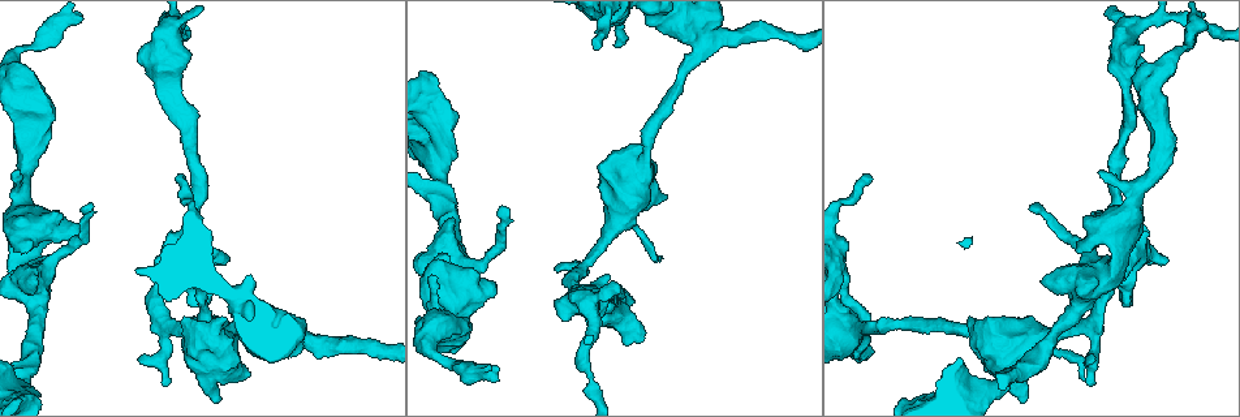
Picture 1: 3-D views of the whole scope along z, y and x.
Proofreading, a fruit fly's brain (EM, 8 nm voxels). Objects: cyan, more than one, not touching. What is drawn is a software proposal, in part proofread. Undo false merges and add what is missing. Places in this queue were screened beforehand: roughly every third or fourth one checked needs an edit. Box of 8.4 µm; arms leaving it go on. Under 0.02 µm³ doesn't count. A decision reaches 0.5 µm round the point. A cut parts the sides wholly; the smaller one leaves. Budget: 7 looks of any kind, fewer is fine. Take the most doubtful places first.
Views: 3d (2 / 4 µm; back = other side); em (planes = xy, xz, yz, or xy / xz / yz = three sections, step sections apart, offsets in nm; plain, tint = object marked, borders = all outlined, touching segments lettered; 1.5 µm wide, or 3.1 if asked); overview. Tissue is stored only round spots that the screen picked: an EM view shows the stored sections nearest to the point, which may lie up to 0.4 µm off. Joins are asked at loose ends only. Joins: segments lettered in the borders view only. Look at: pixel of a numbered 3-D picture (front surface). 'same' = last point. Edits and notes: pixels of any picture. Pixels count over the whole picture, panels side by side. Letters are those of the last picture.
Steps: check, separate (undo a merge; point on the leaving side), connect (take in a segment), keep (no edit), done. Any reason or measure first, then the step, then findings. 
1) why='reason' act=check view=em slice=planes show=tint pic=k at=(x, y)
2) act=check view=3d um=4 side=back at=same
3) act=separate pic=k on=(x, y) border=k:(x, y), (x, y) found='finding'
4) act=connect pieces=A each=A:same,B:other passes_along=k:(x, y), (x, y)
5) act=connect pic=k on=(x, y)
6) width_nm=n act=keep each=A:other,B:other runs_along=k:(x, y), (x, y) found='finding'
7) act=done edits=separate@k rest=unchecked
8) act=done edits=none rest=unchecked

why='small branch off a trunk' act=check view=em slice=yz step=4 show=plain pic=1 at=(703, 45)

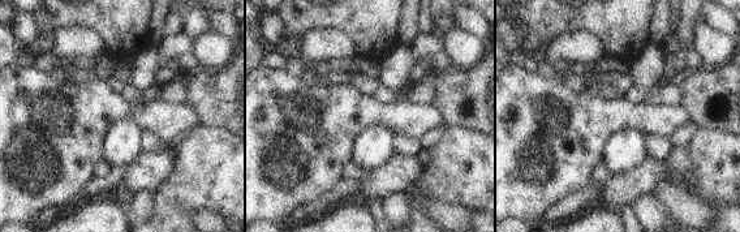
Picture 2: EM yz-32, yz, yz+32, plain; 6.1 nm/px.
act=check view=em slice=yz step=4 show=tint at=same

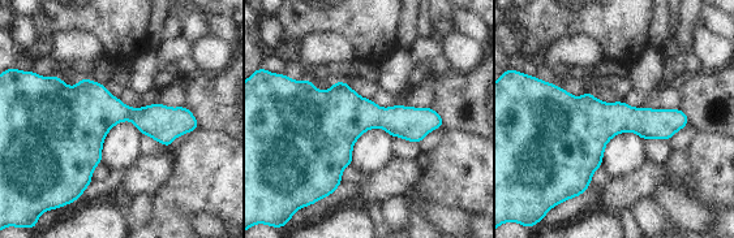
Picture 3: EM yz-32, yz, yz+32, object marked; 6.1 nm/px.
act=check view=em slice=yz step=4 show=borders at=same

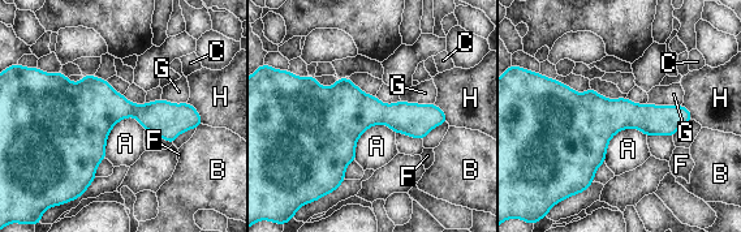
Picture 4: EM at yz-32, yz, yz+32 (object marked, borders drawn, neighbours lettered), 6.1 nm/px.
act=keep each=A:other,B:other,C:other,F:other,G:other,H:other border=4:(134, 116), (113, 125), (104, 158) found='continuous, no second cell'

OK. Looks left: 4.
why='branch stops here' act=check view=3d um=2 pic=1 at=(1040, 282)

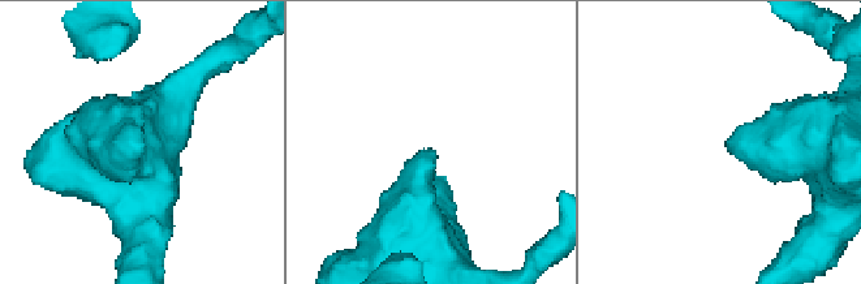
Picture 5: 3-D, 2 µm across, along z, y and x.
act=check view=em slice=planes show=borders pic=5 at=(432, 150)

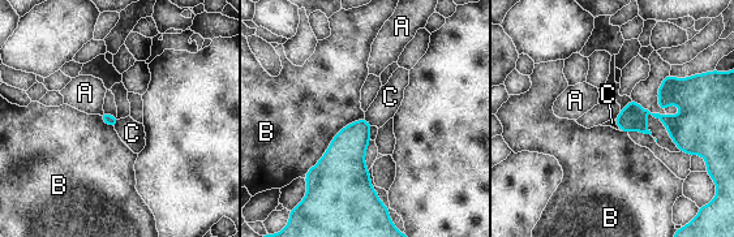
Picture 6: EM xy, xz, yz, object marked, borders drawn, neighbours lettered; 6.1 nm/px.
act=keep each=A:other,B:other,C:other runs_along=6:(694, 113), (686, 120), (636, 113), (619, 121) found='no lettered segment goes on from it'

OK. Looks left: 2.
why='an open end' act=check view=em slice=yz step=4 show=borders pic=1 at=(167, 383)

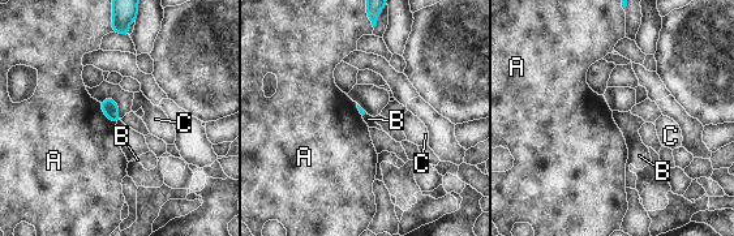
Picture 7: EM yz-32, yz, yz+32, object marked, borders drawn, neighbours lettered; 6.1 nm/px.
why='cut it another way' act=check view=em slice=planes show=borders at=same

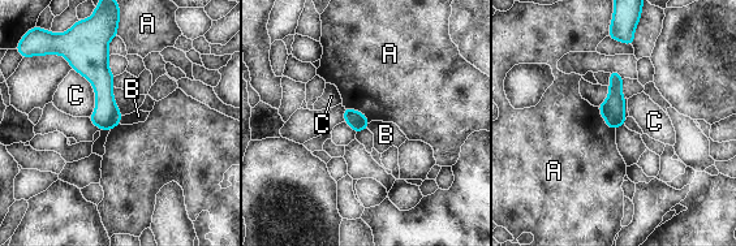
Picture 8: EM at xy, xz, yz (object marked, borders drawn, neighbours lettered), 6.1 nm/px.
act=keep each=A:other,B:other,C:other border=8:(344, 106), (360, 111), (369, 122) found='none of them fits'

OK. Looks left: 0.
act=done edits=none rest=unchecked

